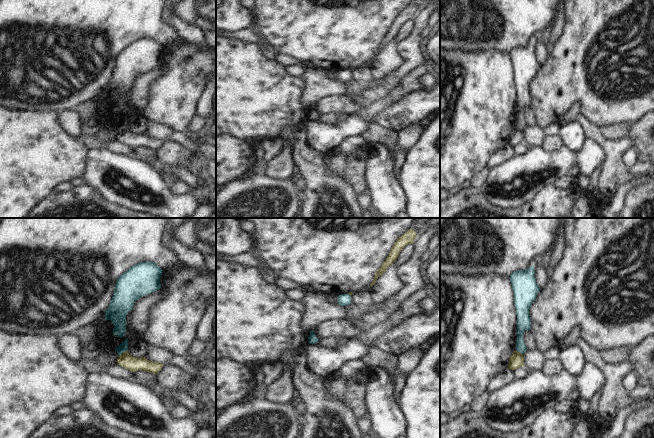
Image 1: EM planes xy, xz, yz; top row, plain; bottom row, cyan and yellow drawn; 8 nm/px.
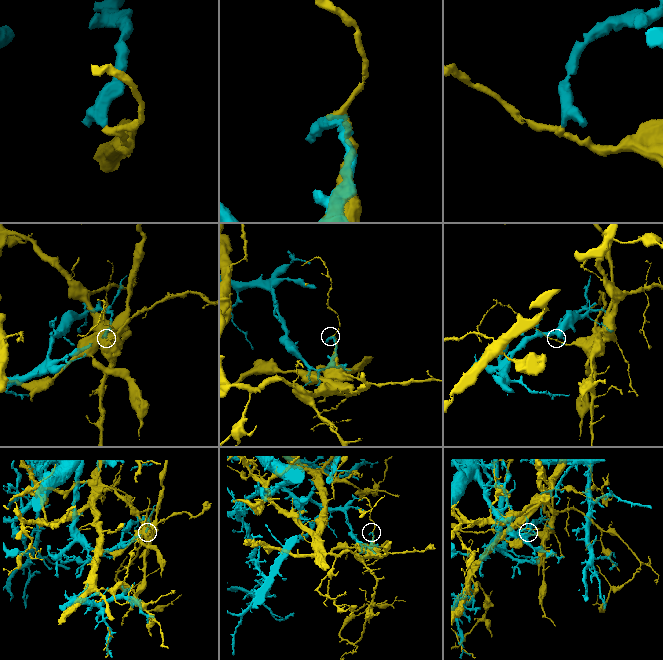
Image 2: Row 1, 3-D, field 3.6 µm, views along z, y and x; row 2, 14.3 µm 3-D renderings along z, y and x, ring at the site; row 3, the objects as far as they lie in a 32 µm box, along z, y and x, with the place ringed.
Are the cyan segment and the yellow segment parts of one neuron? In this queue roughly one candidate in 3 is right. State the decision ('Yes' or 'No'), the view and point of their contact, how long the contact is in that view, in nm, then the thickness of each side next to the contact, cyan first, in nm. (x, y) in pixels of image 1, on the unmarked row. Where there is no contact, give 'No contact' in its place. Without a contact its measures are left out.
No. Touches cyan at xy (123, 127). Shared border 90 nm. Thickness 70 nm (cyan) against 120 nm

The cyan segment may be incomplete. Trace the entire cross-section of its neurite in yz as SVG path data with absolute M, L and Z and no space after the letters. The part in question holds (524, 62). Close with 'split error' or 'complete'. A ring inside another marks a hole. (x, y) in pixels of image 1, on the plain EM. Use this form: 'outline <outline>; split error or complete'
outline M534 42L512 48L510 58L514 68L514 82L517 91L516 127L524 130L527 123L524 120L523 109L525 106L531 106L529 85L540 67L536 59Z; complete

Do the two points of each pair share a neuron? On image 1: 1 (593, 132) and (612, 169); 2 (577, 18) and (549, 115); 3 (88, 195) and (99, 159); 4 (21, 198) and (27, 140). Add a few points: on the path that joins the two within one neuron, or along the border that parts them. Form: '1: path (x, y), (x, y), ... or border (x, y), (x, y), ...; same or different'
1: path (602, 141), (612, 151), (612, 160); same
2: path (577, 42), (577, 65), (553, 91); same
3: border (86, 183), (95, 187), (109, 200); different
4: path (21, 184), (22, 154); same

